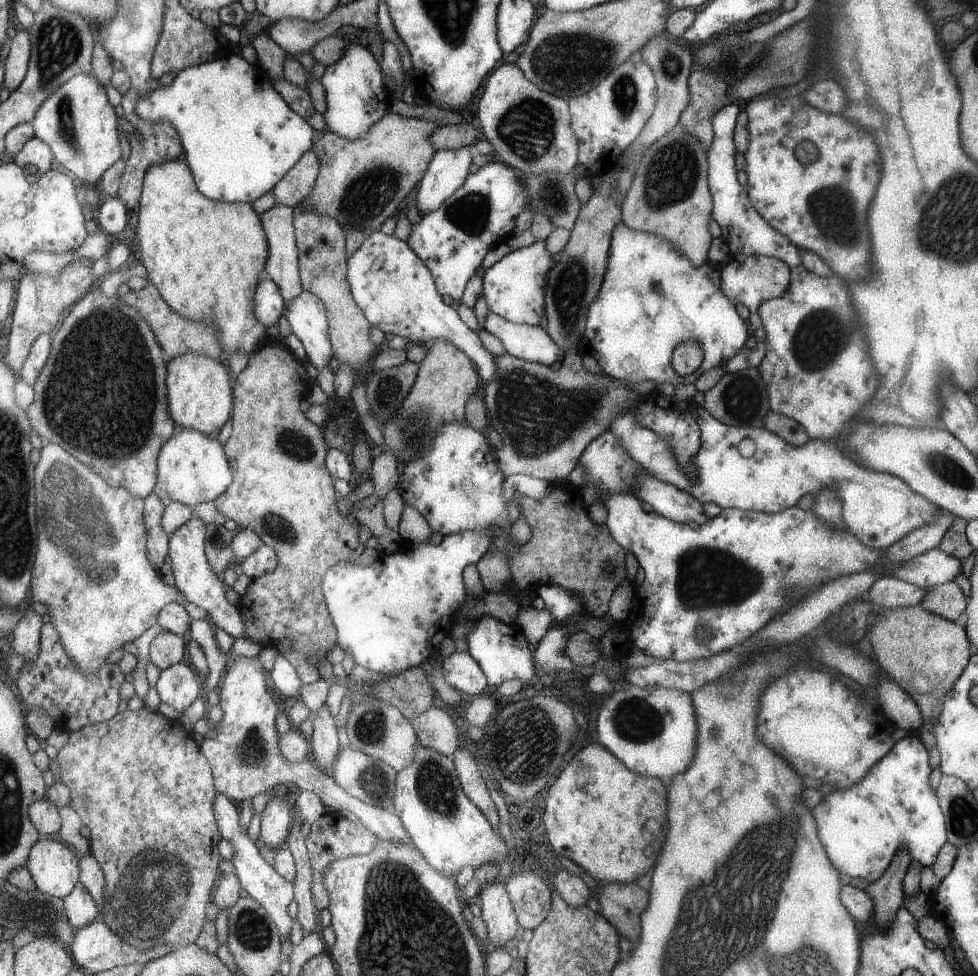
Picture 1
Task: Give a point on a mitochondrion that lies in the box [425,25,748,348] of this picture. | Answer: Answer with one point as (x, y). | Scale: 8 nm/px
(565, 60)

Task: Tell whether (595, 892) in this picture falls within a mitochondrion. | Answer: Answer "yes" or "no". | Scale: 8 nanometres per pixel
no

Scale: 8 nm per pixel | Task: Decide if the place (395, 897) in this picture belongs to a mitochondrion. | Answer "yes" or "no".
yes

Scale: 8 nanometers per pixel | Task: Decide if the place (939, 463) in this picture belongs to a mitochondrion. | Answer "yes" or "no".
yes

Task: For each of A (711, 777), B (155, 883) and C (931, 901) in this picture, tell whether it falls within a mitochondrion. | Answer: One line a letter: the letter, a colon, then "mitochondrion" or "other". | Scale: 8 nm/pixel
A: other
B: mitochondrion
C: other

